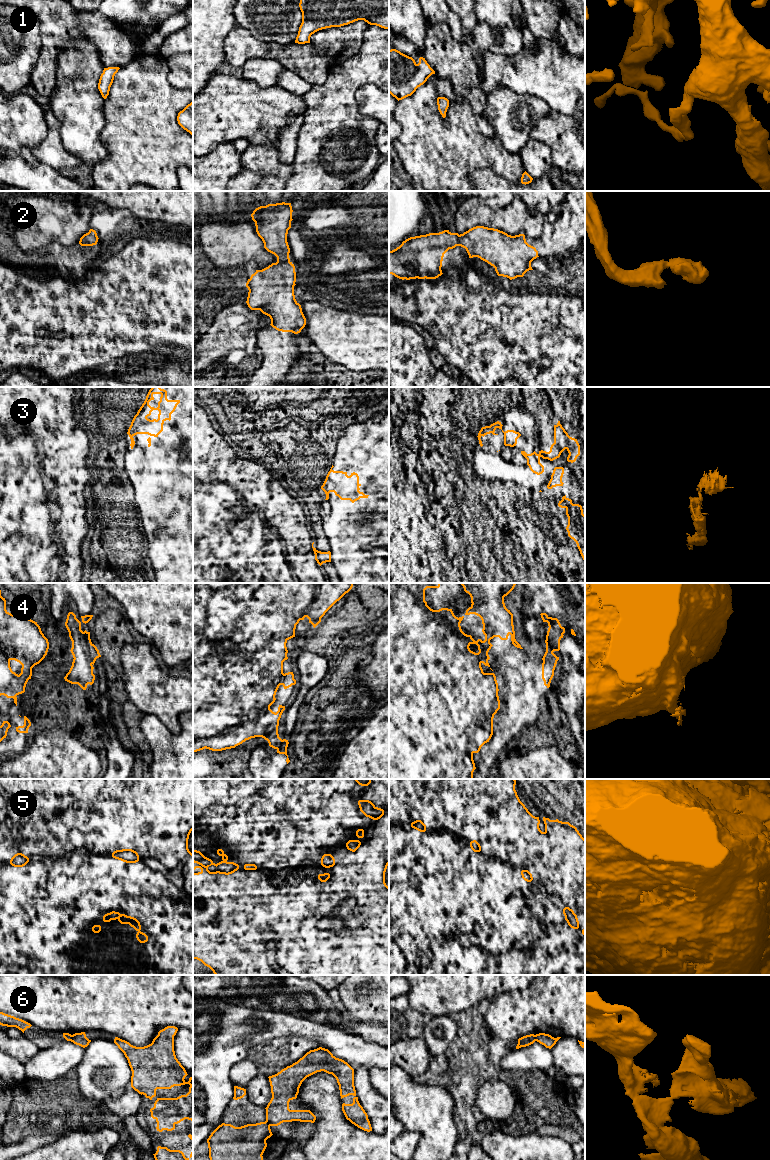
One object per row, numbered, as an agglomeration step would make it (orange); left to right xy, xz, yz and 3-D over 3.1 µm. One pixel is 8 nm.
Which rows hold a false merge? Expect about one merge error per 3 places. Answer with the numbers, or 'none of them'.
4, 6

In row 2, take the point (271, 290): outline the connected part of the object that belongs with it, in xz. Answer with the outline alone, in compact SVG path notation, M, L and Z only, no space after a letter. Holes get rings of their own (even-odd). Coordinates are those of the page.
M276 203L260 206L251 214L255 222L256 232L264 243L264 248L277 257L277 262L272 263L262 270L256 270L248 279L247 305L251 310L260 310L271 319L271 326L278 331L298 334L306 325L306 318L301 305L296 301L294 286L296 285L295 266L290 261L290 248L287 242L288 230L291 228L292 219L291 203Z

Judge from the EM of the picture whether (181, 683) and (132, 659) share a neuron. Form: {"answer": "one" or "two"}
{"answer": "one"}

